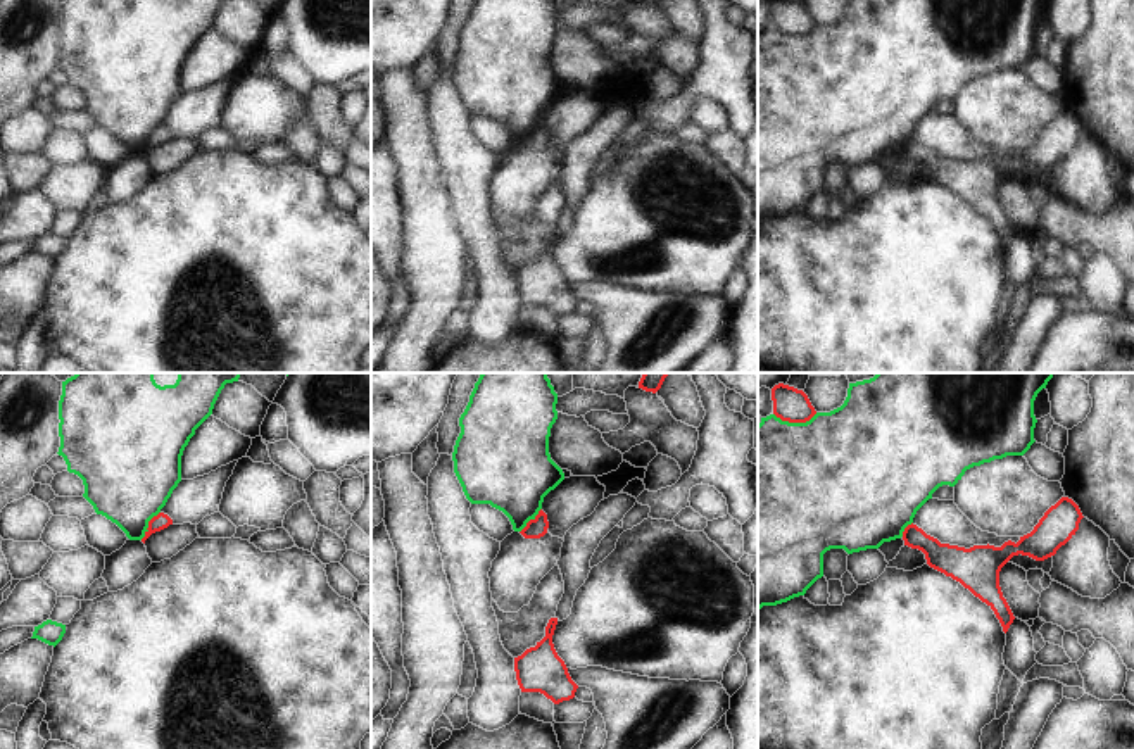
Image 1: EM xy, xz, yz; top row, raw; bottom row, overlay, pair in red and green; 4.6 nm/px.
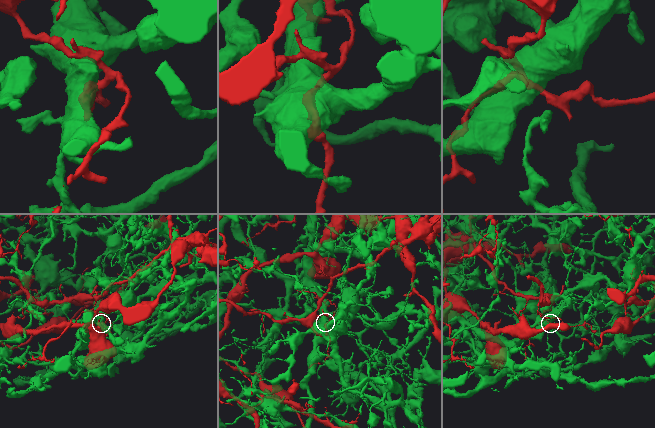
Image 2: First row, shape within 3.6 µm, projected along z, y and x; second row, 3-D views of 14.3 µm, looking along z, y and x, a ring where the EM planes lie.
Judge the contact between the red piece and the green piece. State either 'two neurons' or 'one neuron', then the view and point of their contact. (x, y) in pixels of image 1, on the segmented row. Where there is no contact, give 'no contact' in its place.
two neurons | yz (794, 421)

